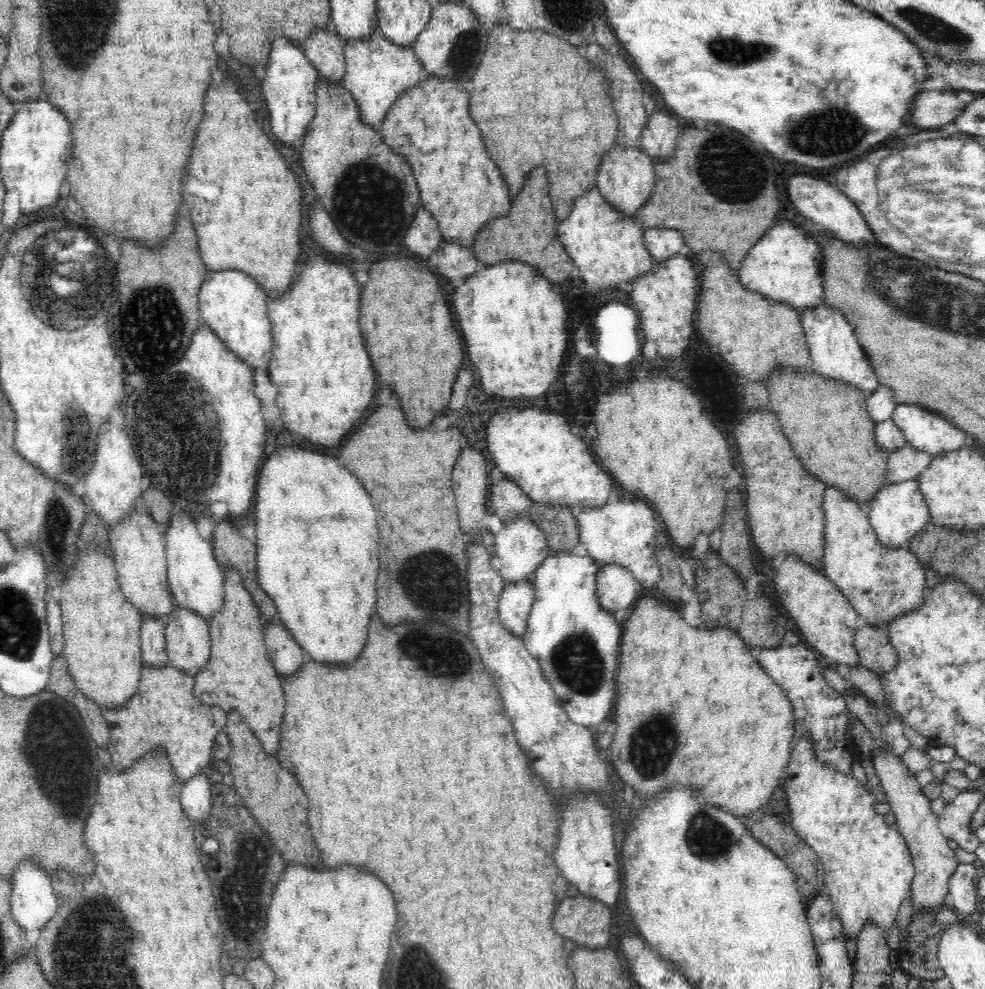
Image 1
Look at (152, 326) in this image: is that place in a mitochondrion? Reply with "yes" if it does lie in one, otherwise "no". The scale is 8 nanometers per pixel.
yes

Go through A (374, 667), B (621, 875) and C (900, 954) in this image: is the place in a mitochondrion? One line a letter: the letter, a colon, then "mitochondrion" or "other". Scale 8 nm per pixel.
A: other
B: other
C: other

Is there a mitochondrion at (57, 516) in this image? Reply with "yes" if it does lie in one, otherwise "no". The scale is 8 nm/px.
yes

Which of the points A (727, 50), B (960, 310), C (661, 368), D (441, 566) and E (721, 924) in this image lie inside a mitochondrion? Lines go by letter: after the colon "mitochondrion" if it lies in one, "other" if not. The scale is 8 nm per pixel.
A: mitochondrion
B: mitochondrion
C: other
D: mitochondrion
E: other

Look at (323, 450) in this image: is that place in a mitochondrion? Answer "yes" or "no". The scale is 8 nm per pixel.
no

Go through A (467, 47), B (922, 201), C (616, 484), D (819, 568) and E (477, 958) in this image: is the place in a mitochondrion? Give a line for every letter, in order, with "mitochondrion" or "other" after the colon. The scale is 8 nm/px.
A: mitochondrion
B: mitochondrion
C: other
D: other
E: other

